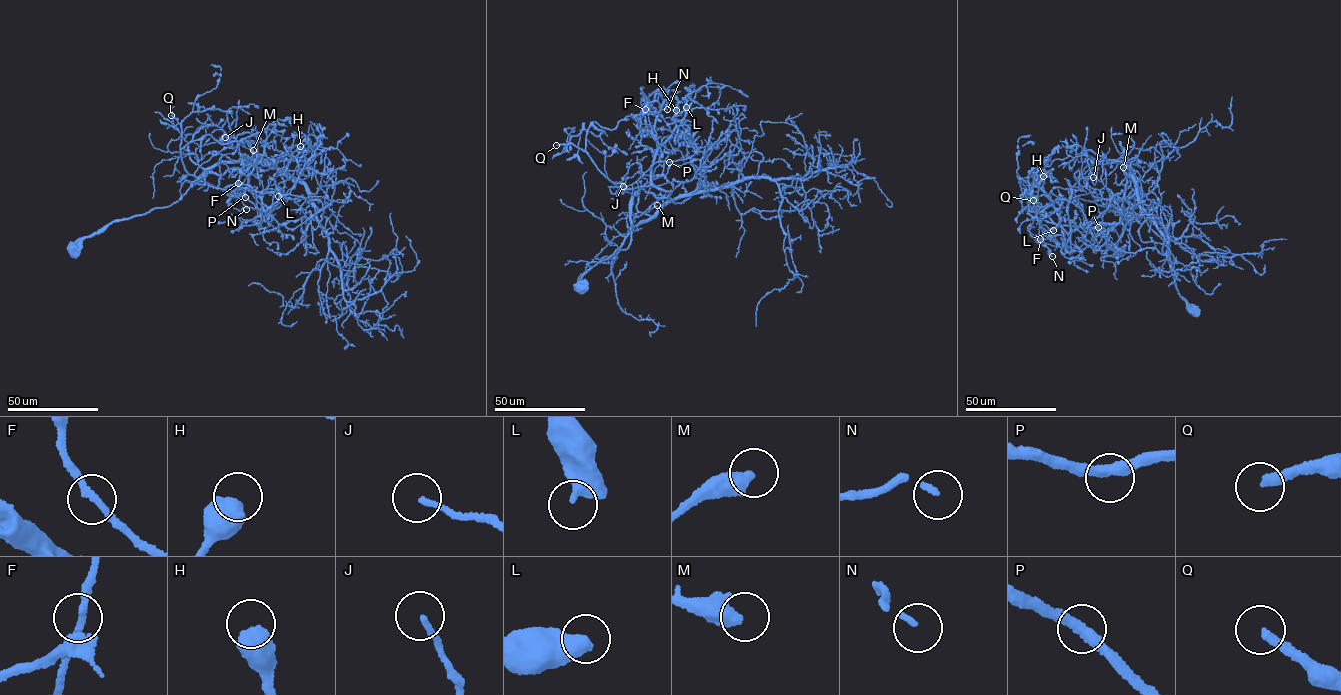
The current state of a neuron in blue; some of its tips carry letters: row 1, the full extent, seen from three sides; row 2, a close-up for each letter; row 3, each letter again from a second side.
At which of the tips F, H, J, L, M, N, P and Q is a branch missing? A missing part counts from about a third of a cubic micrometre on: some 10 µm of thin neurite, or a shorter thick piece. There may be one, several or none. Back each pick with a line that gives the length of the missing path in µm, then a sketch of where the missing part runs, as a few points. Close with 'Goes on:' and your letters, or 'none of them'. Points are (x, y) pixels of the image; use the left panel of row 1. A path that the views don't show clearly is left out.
N: Missing length about 20 µm. Course of what is missing: (246, 209), (243, 218), (251, 226)
Q: Missing length about 35 µm
Goes on: N, Q

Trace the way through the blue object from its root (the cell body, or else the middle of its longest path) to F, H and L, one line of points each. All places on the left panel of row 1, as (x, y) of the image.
F: (73, 251), (209, 172), (247, 171), (245, 190), (226, 194), (238, 183)
H: (73, 251), (209, 172), (247, 171), (245, 190), (226, 194), (235, 183), (261, 196), (300, 146)
L: (73, 251), (209, 172), (247, 171), (245, 190), (225, 191), (243, 187), (264, 210), (278, 196)

